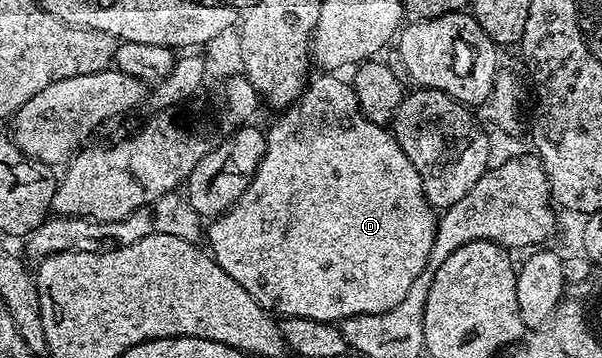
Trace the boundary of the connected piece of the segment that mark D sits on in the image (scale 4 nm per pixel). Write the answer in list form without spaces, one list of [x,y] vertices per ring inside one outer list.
[[[319,73],[316,79],[314,76],[300,98],[278,116],[280,119],[271,128],[266,128],[265,157],[261,157],[253,181],[225,214],[214,216],[205,227],[205,243],[211,258],[217,261],[217,265],[221,265],[221,269],[225,269],[225,273],[229,273],[229,277],[233,277],[233,281],[242,285],[249,297],[279,317],[309,317],[313,321],[338,324],[353,315],[386,313],[393,309],[393,305],[401,305],[413,281],[417,281],[417,277],[421,277],[421,273],[427,270],[429,253],[433,249],[433,237],[437,233],[437,211],[425,197],[421,177],[417,169],[413,169],[413,161],[405,157],[401,145],[397,145],[394,134],[386,126],[363,116],[359,111],[354,86],[339,77],[335,73]]]

